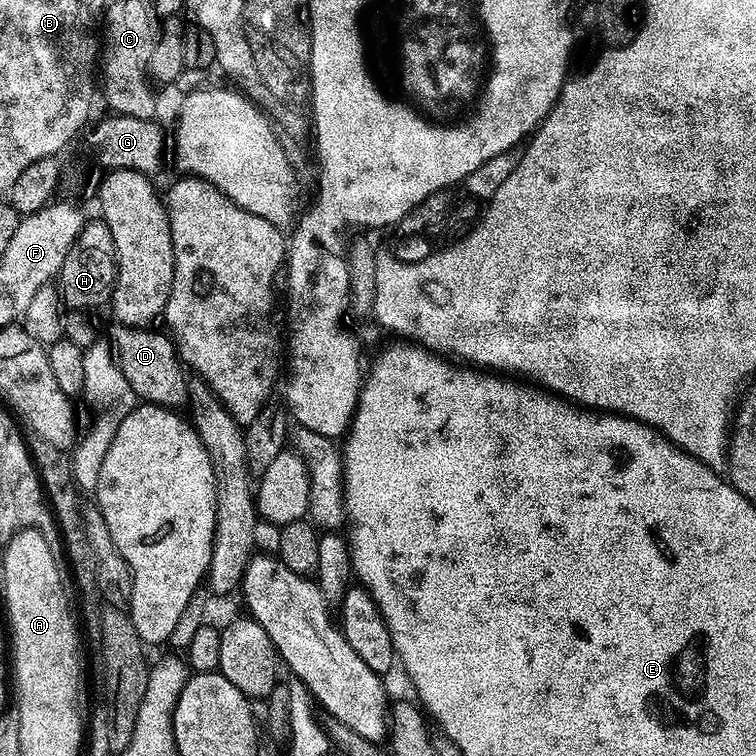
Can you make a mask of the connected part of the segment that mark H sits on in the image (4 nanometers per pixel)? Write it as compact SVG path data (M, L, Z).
M95 219L85 223L60 267L60 298L63 307L68 310L93 310L99 304L107 305L112 298L112 288L116 285L114 238L110 238L110 230L104 225L103 219Z

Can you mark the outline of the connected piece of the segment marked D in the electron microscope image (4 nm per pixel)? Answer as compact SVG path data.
M123 326L113 329L110 336L114 341L116 363L120 365L126 381L133 387L134 394L141 401L173 410L179 409L188 398L188 380L186 375L184 376L185 369L177 357L175 343L163 331L148 332L152 330Z

